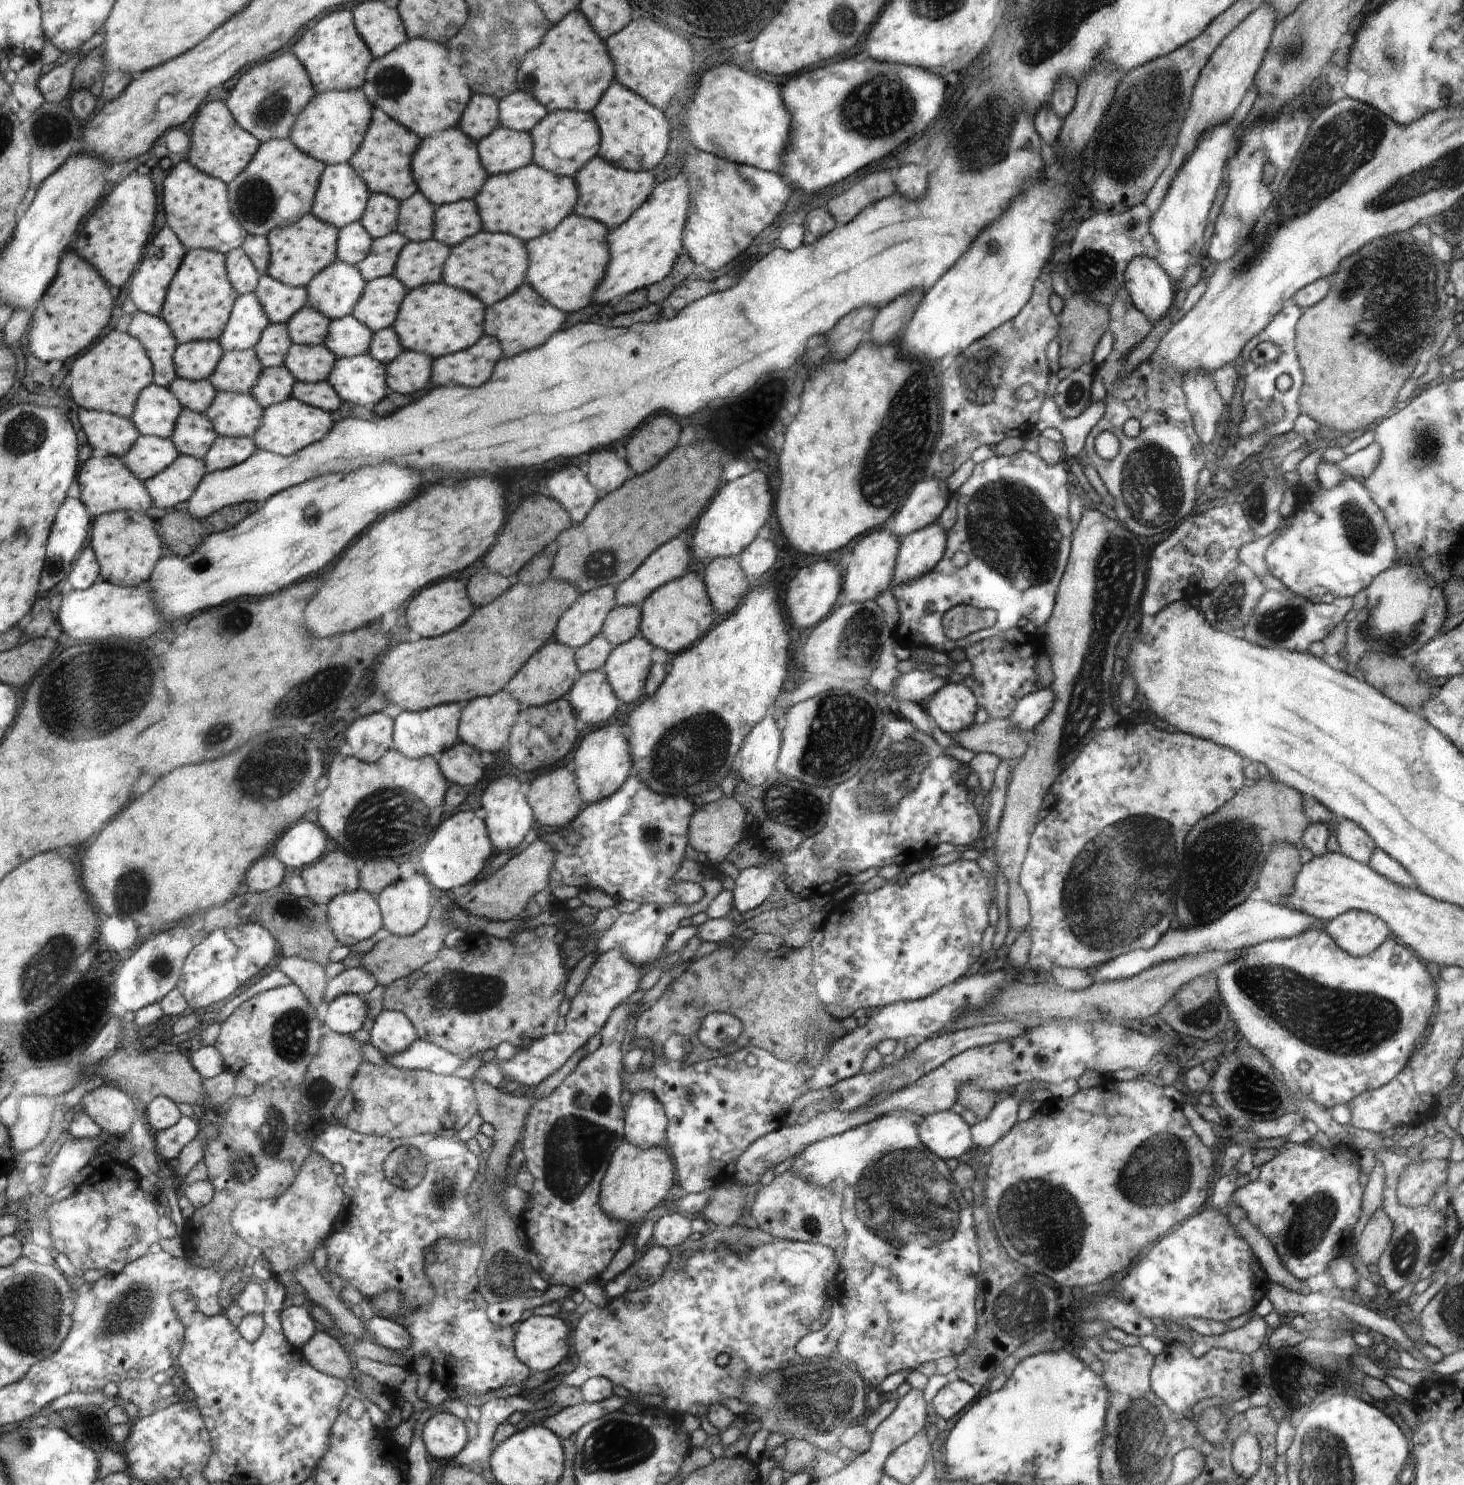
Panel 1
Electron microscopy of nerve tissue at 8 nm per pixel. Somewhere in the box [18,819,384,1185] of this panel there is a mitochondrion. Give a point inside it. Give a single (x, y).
(53, 963)

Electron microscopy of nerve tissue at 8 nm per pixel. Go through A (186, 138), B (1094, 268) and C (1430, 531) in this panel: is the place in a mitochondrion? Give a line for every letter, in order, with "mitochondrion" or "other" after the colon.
A: other
B: mitochondrion
C: other

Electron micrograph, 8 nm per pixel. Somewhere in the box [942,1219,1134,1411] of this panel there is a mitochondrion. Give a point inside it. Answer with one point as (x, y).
(1020, 1310)

